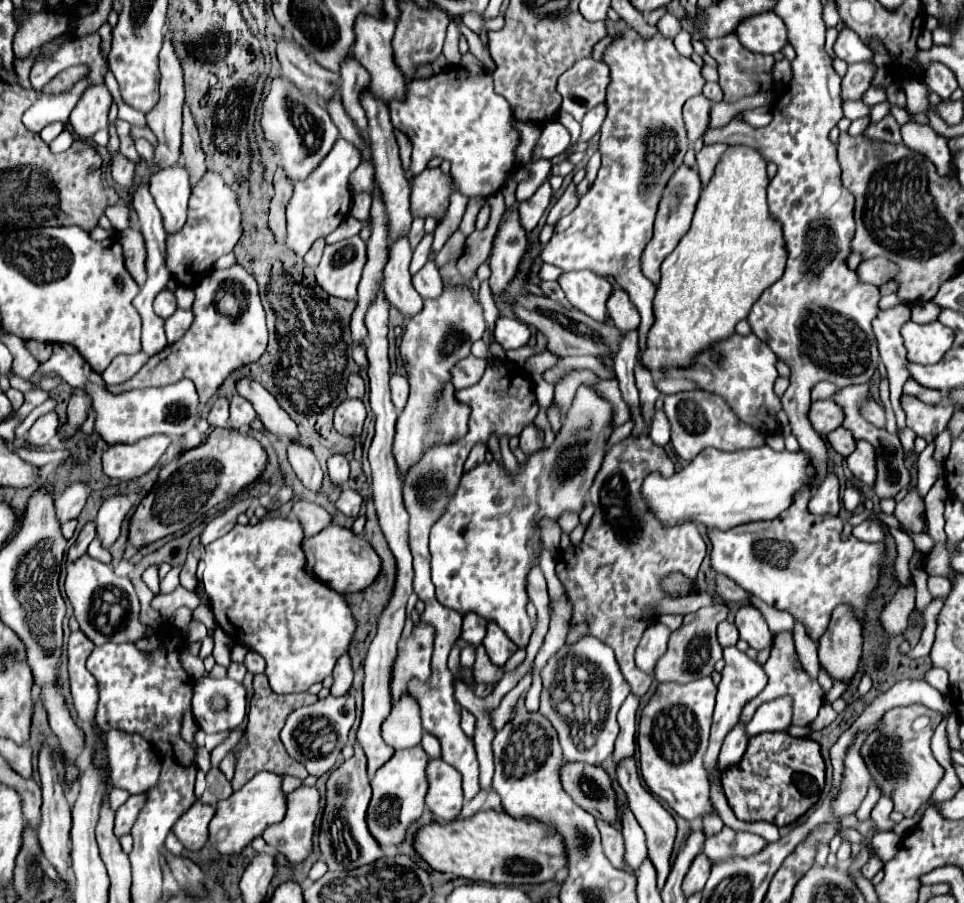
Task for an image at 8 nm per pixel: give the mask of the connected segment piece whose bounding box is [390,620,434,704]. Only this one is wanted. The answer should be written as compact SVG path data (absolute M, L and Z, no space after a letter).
M420 620L418 626L412 628L412 634L398 642L398 654L390 678L392 704L396 704L404 694L408 694L408 684L412 678L420 682L430 680L432 650L434 650L434 628Z

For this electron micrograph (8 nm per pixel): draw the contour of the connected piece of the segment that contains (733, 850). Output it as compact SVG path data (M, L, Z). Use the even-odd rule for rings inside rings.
M724 826L718 834L706 838L703 852L713 863L720 863L734 854L740 854L740 856L756 854L756 850L762 850L762 846L766 844L768 842L758 834L738 832Z

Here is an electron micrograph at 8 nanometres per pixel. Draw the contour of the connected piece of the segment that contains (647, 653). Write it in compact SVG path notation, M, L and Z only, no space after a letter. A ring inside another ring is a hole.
M650 626L638 648L636 648L636 666L646 672L646 674L652 674L656 662L664 656L666 652L666 644L668 644L668 636L670 636L670 630L668 626Z

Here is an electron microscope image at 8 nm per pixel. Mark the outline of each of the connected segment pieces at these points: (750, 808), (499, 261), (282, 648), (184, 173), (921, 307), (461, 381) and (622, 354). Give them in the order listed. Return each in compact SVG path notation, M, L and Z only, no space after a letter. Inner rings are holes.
M764 732L748 740L748 748L738 766L722 772L724 794L738 820L772 822L788 826L812 808L824 788L824 758L820 744L810 738L792 738L786 732Z
M508 212L496 234L496 242L494 242L494 250L490 258L492 296L498 298L508 290L512 278L518 272L518 264L524 254L524 248L526 248L526 232L520 226L518 214Z
M270 516L256 526L236 524L226 536L210 542L204 552L206 568L202 580L218 626L232 638L232 642L244 644L264 656L264 674L276 694L306 692L314 682L322 682L330 676L336 660L348 652L356 626L342 594L304 572L302 538L304 534L298 520Z
M178 160L176 164L152 174L148 188L158 210L162 212L166 232L180 230L186 222L188 198L192 194L190 172L186 170L184 160Z
M926 302L926 304L914 304L912 306L912 320L926 324L926 322L934 322L940 316L942 308L934 302Z
M468 356L464 360L460 360L454 368L452 368L452 384L456 390L461 390L476 384L482 374L486 370L486 362L474 356Z
M626 332L622 338L620 352L614 358L614 372L620 382L620 390L624 400L632 408L632 420L636 422L636 428L632 434L648 434L648 426L642 420L640 414L640 398L638 398L638 388L634 382L634 366L638 362L638 332Z

